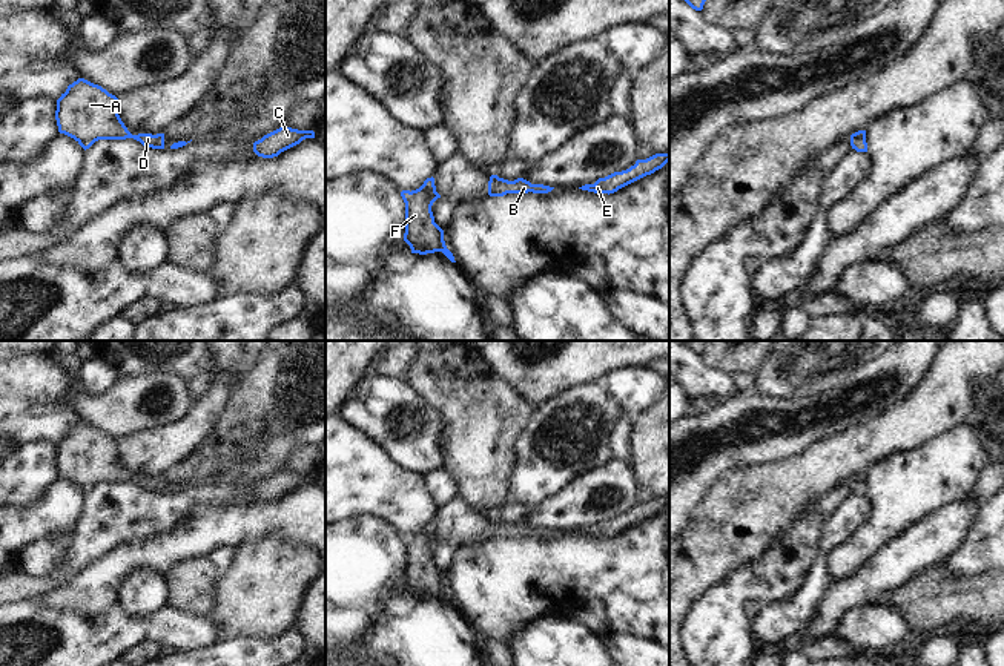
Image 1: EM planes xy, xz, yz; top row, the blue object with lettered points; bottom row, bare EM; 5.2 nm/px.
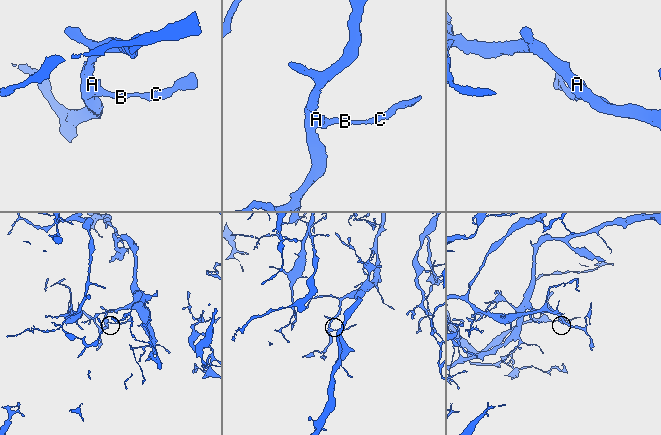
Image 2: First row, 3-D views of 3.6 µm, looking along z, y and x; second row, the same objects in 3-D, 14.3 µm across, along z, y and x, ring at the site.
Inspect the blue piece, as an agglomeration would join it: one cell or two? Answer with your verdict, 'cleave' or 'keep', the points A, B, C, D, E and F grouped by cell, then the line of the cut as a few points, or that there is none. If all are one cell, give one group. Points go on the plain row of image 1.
keep | A B C D E F | no cut

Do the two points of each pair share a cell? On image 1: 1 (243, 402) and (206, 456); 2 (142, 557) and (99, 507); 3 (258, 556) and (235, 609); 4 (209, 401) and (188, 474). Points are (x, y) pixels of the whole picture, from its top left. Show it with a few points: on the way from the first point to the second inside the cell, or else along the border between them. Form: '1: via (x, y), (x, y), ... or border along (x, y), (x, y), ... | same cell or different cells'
1: via (243, 416), (220, 445) | same cell
2: border along (163, 531), (135, 542), (122, 544), (97, 560) | different cells
3: via (258, 570), (258, 586), (249, 596) | same cell
4: border along (217, 419), (208, 436), (175, 467) | different cells

